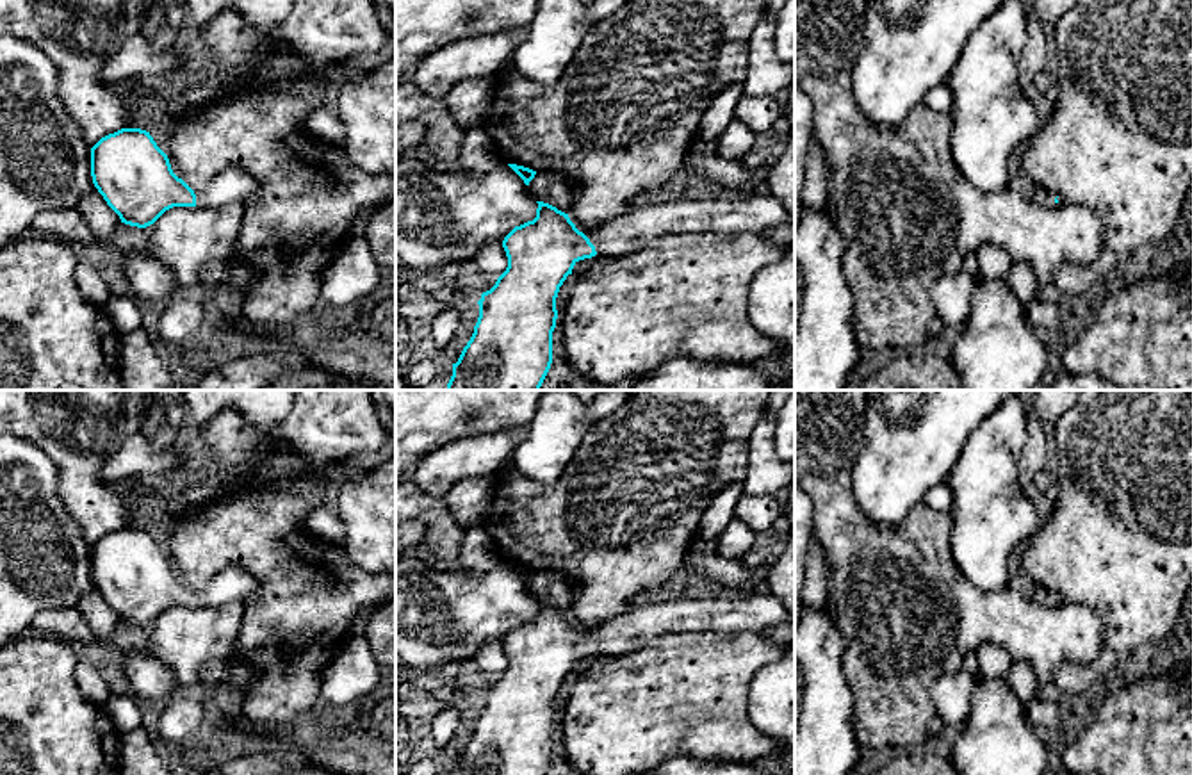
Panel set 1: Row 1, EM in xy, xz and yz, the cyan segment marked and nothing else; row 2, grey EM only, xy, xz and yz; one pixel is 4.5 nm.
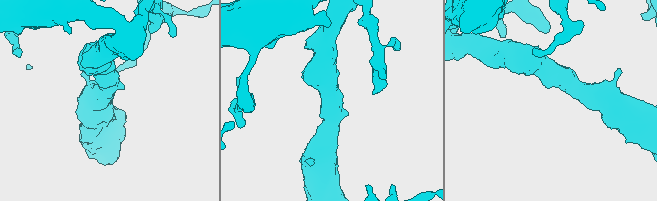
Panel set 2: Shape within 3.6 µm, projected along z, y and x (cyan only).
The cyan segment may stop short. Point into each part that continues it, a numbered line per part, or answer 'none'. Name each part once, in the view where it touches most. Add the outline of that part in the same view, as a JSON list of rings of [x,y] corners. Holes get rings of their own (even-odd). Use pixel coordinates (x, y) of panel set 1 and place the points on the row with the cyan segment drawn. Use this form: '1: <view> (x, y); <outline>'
1: xz (642, 227); [[[752,194],[747,200],[674,200],[657,205],[634,203],[625,214],[586,237],[595,246],[595,257],[629,257],[670,235],[691,232],[763,233],[788,223],[784,205],[772,194]]]

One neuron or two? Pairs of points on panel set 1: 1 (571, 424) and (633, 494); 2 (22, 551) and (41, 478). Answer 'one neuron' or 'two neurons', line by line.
1: two neurons
2: one neuron

